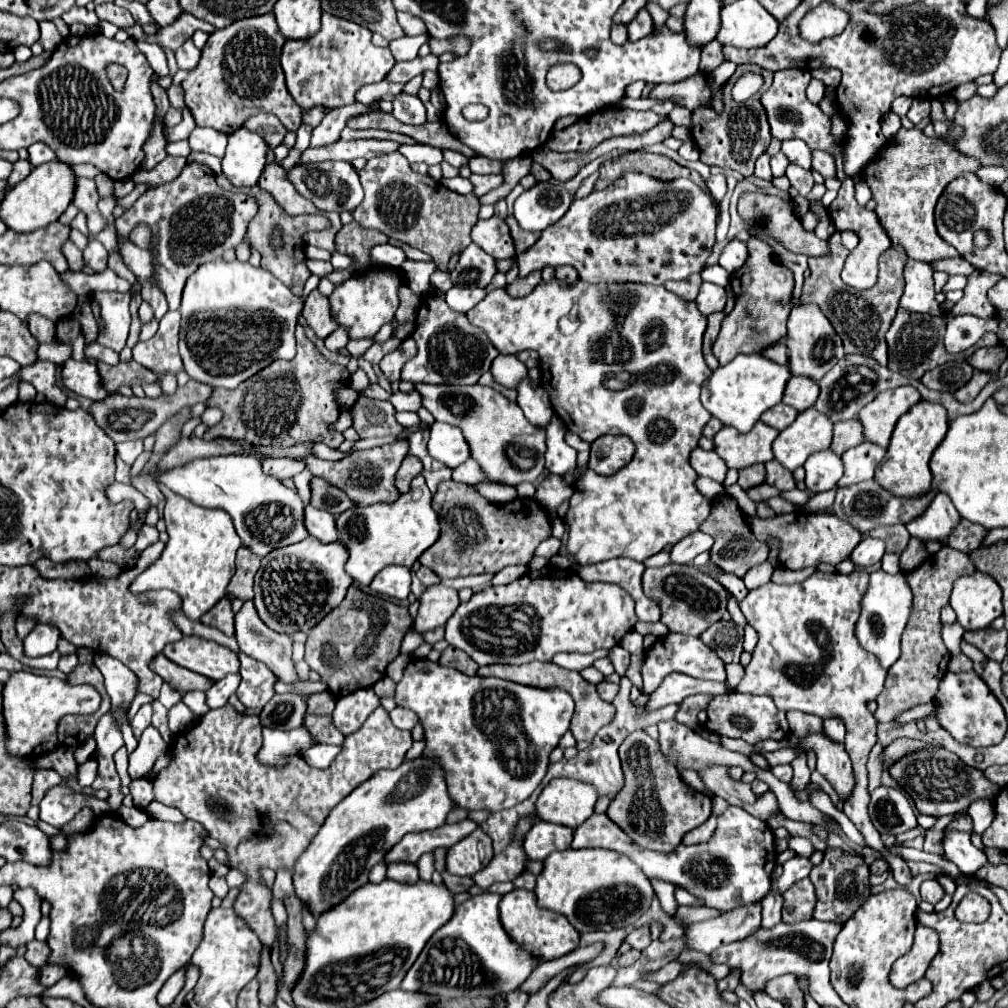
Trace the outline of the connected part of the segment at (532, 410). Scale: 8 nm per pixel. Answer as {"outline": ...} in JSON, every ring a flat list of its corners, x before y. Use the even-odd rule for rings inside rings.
{"outline":[[524,377,524,379,516,385,516,391,518,391,516,403,518,403,520,409,524,411,526,419,528,419,530,423,534,423,536,427,546,427,546,423,548,423,550,417,554,415,548,393,546,393,538,383,532,383,530,377]]}

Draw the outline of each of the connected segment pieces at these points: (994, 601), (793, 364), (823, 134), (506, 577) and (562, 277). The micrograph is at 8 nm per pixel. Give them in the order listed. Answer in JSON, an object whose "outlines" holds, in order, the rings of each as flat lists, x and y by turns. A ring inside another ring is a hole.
{"outlines":[[[974,571,954,583,950,605,964,629,984,629,1002,615,1002,589,990,575]],[[812,303,792,307,784,341,788,347,788,367,790,367,792,375,804,375,804,377,818,381,818,379,822,379,822,375,826,375,826,371,830,371,830,367,834,367,834,363,838,363,838,359,844,357,840,337,836,335,834,327,826,319,826,315,822,315,820,307,812,305]],[[782,69,774,73,772,87,762,95,764,109,768,111,768,123,772,129,772,135,778,141,786,139,802,139,810,149,822,149,828,151,836,159,838,179,846,179,844,173,844,143,846,139,838,139,832,135,832,121,828,115,820,111,818,105,810,103,806,97,806,85,810,83,810,71,808,69],[770,99,770,101,766,101]],[[519,564,507,566,493,576,491,584,493,586,506,585,520,578,528,571,529,569,526,565]],[[558,267,556,269,556,279,570,285,570,283,576,283,578,281,578,273,572,269,572,267]]]}

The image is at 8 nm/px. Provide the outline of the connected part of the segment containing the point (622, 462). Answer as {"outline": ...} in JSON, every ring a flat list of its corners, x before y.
{"outline":[[604,435,592,443,588,467,598,475,614,475,634,457,634,443,628,437]]}

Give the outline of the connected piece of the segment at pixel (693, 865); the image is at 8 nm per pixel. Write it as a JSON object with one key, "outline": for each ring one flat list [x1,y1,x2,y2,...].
{"outline":[[728,807,718,817,718,827,710,841,692,847,680,845,672,853,658,853,642,847,639,849,638,845,620,827,616,827,616,823,612,823,604,813,594,813,590,819,586,819,586,823,574,829,572,847,574,849,590,847,590,837,592,847,614,849,630,857,643,871,646,871,648,877,660,877,664,881,670,881,686,889,690,895,702,899,706,907,718,911,730,911,734,907,760,901,770,891,770,879,776,867,774,835,770,827,740,807]]}

